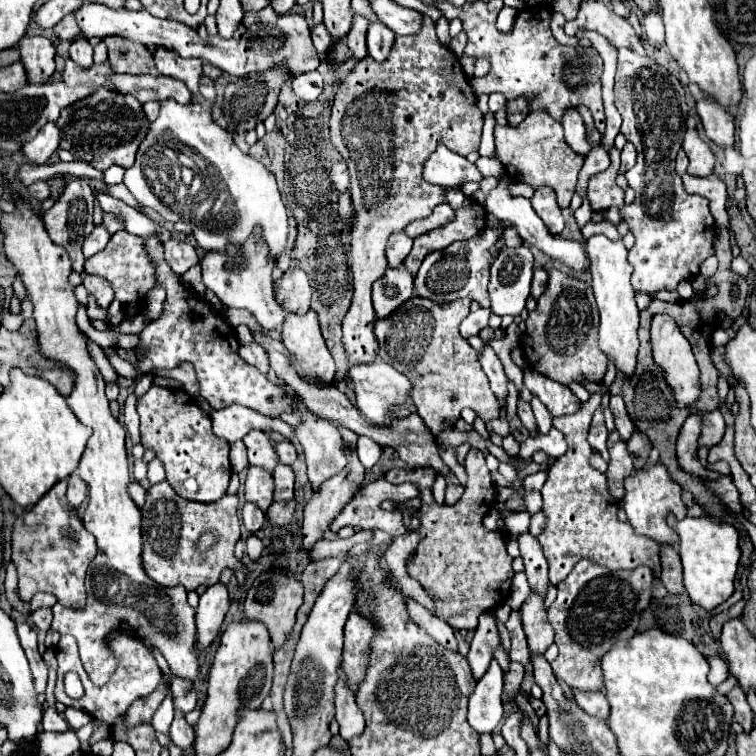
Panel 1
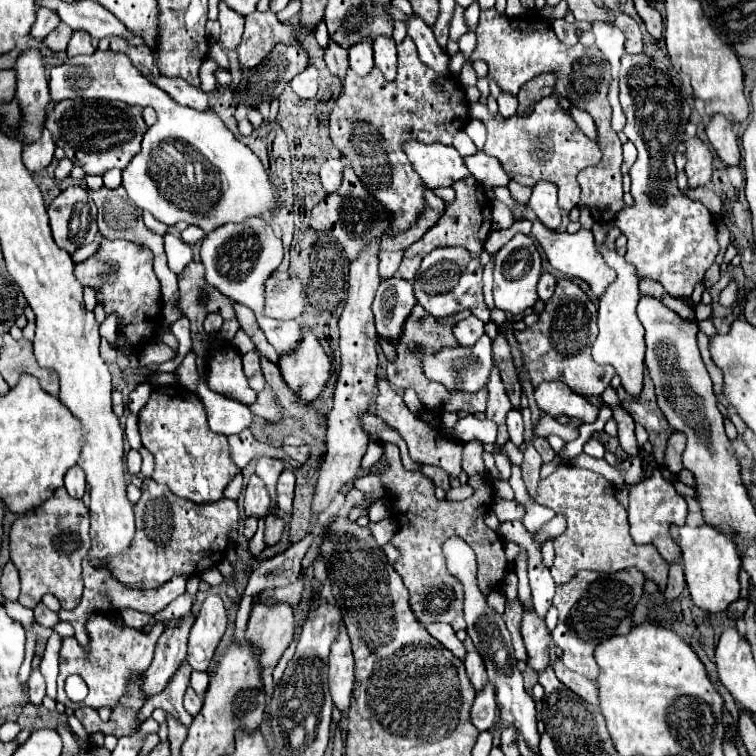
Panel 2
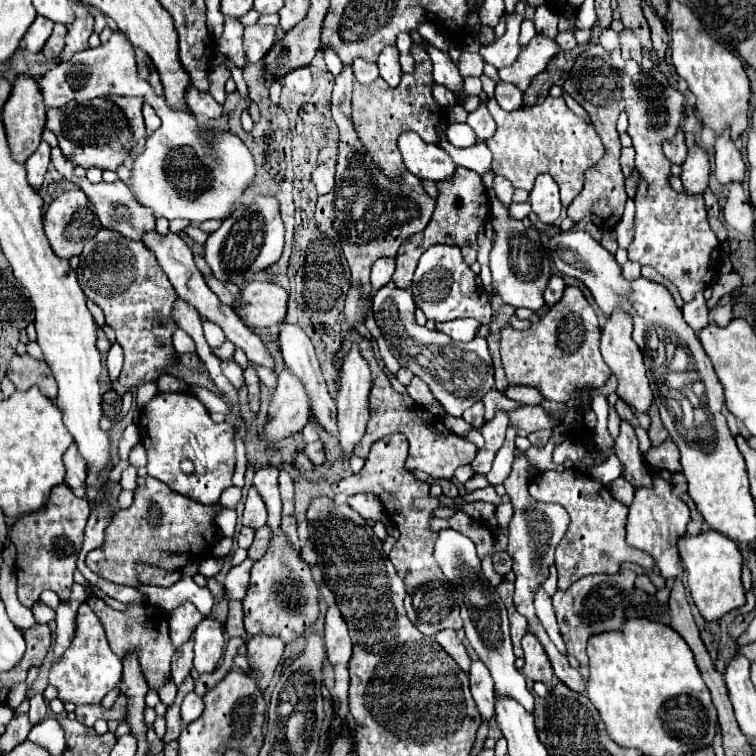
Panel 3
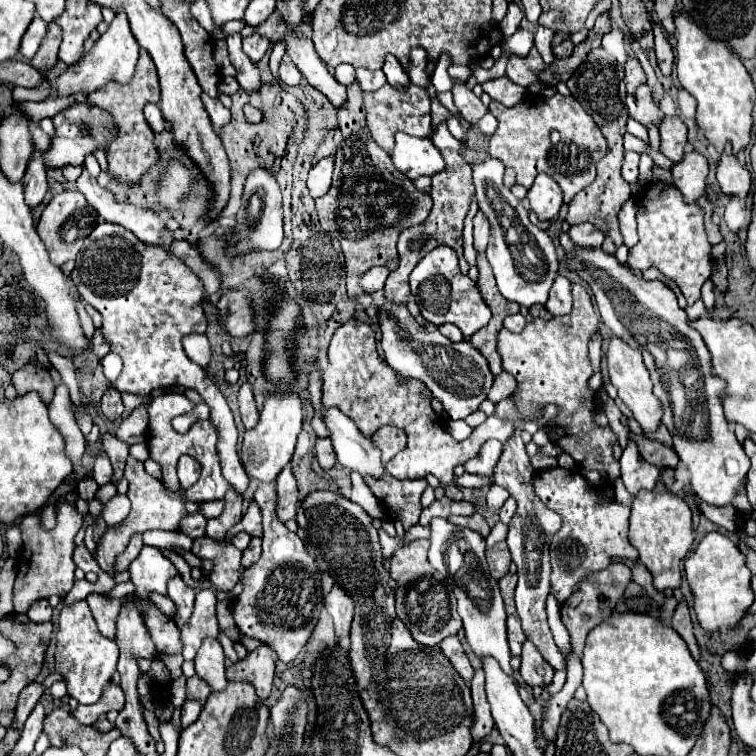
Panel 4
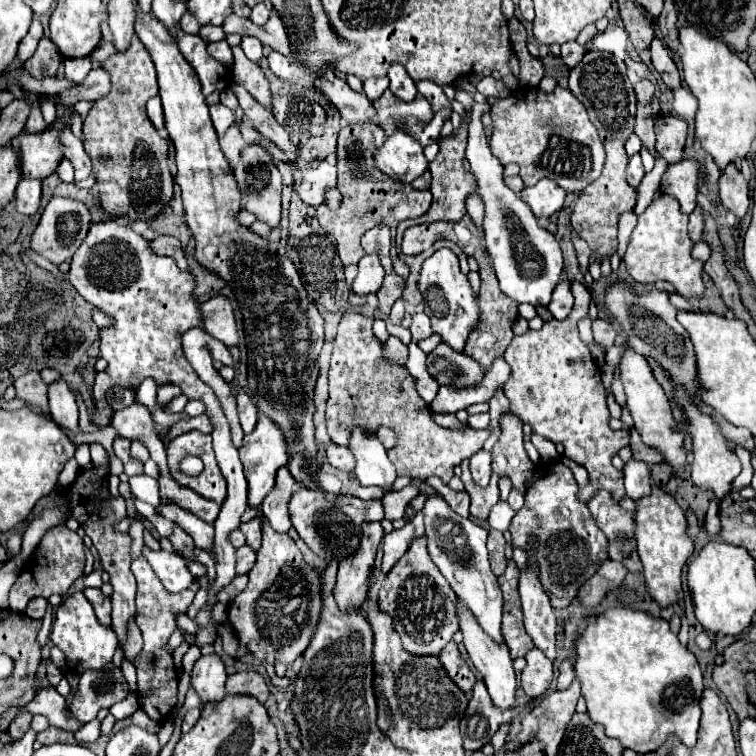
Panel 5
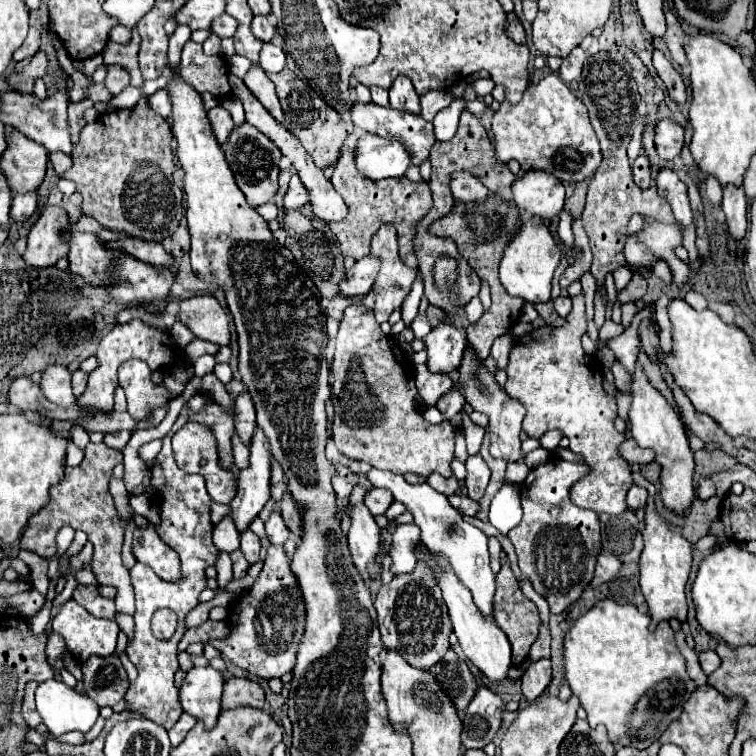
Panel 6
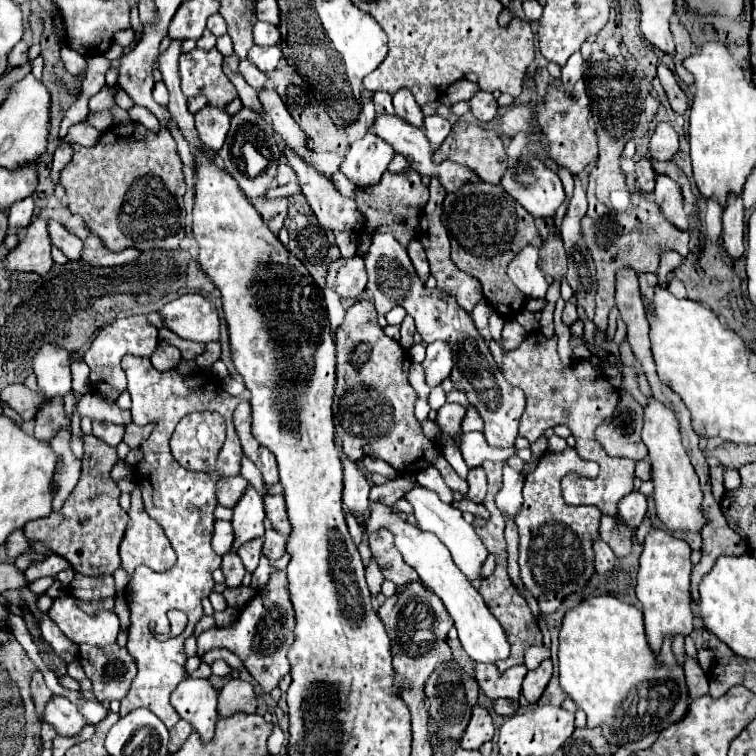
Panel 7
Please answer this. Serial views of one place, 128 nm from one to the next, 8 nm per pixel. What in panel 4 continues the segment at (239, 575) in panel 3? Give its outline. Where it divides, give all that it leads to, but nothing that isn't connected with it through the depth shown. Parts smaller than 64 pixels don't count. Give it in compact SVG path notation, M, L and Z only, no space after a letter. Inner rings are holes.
M196 538L192 544L192 552L198 558L208 558L214 562L214 570L210 574L210 582L214 584L214 588L230 590L230 598L240 596L240 592L244 590L244 576L238 578L240 568L242 568L240 566L242 552L236 546L228 542L218 544L212 538Z

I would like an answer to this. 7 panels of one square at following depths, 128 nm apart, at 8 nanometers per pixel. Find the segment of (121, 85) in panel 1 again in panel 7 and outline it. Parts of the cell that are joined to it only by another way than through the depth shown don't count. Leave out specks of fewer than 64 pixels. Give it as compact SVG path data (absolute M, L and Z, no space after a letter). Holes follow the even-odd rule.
M206 106L200 112L196 112L194 118L202 144L206 144L206 148L210 150L220 150L230 126L230 116L226 114L226 110L216 106Z

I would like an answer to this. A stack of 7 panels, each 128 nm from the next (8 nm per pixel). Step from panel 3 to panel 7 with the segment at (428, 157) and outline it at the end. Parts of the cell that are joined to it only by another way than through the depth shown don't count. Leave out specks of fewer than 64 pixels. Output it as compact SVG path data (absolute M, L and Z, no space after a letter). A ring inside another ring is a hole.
M366 132L366 136L350 144L340 172L356 186L372 186L378 184L392 158L394 148L388 142L380 140L376 134Z

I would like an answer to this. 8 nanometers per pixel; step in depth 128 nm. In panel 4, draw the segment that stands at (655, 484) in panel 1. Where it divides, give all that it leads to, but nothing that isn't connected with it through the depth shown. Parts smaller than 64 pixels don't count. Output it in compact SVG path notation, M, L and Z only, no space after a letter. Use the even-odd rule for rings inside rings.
M662 482L654 490L640 490L632 502L630 516L630 544L640 552L640 562L652 572L654 586L662 592L666 588L674 590L682 582L680 562L686 558L694 534L692 534L692 512L690 506L676 494L672 494Z

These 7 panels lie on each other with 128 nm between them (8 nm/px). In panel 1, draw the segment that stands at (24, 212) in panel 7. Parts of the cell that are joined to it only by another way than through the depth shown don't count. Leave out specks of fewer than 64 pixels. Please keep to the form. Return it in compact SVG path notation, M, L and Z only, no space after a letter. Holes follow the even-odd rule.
M48 122L38 130L38 134L30 142L26 142L22 146L22 152L34 164L46 164L48 158L52 156L52 152L58 148L58 142L60 142L60 130L58 130L56 122Z

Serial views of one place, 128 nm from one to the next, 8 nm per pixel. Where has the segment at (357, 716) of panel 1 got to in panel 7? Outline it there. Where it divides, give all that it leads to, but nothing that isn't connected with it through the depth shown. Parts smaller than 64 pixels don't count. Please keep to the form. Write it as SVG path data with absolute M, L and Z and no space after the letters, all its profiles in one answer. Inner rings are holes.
M342 454L342 464L344 464L344 494L342 494L342 502L356 516L358 526L364 528L366 518L362 514L364 514L364 510L368 510L370 484L366 480L364 472L360 470L358 462L352 462L352 460L348 460Z

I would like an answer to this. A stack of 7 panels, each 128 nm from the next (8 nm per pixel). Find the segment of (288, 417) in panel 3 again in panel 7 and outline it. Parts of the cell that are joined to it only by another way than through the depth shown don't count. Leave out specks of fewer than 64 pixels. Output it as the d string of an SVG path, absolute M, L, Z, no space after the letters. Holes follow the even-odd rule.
M248 486L238 504L234 506L232 524L236 540L232 552L236 552L236 548L240 548L240 544L244 544L246 540L264 536L264 518L264 496L254 486Z

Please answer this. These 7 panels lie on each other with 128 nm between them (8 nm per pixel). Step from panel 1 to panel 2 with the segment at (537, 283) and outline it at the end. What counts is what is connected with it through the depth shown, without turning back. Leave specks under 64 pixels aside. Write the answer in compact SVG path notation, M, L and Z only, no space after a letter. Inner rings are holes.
M542 272L540 282L538 282L538 296L540 296L540 300L546 302L552 296L554 288L556 288L556 278L552 274L548 274L548 272Z

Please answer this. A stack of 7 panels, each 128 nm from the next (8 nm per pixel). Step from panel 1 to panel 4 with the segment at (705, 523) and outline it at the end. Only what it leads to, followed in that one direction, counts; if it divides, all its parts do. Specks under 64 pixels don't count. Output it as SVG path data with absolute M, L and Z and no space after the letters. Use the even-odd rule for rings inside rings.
M710 532L702 538L698 548L686 556L684 562L686 580L694 594L694 610L698 622L704 630L722 630L732 628L746 614L754 602L750 590L750 570L746 568L746 558L738 546L720 532Z

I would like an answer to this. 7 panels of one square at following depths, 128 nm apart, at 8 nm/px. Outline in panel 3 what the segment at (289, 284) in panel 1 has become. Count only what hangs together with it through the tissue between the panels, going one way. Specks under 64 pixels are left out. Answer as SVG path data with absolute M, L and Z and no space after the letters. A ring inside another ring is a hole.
M254 280L242 290L238 316L250 328L272 328L284 322L288 310L288 292L268 280Z

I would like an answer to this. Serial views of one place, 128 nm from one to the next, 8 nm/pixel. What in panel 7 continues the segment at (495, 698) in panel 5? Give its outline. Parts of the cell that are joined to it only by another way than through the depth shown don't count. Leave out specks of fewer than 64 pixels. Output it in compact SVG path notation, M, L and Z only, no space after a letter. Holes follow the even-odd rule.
M370 504L370 518L368 518L366 530L374 532L378 528L386 528L386 530L394 532L396 548L402 552L406 564L410 564L418 572L420 580L428 588L432 588L432 592L436 592L440 596L448 614L454 620L454 626L458 630L458 638L462 642L462 648L466 650L466 654L474 662L496 664L498 660L504 660L504 658L510 656L510 644L506 640L504 628L494 618L494 614L488 610L480 592L476 588L472 588L472 584L468 584L468 580L464 580L464 574L454 564L448 548L436 536L432 536L428 532L420 532L420 528L408 524L406 520L396 516L392 512L392 508L388 508L384 504Z

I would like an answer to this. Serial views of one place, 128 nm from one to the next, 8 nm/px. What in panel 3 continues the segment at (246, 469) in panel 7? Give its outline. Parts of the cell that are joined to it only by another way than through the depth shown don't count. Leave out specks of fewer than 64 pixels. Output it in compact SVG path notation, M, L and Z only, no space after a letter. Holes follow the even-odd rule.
M176 330L176 332L172 334L172 346L174 346L174 350L180 352L180 354L188 354L188 352L194 352L194 350L196 350L196 348L194 348L194 340L192 340L186 332L180 332L180 330Z

